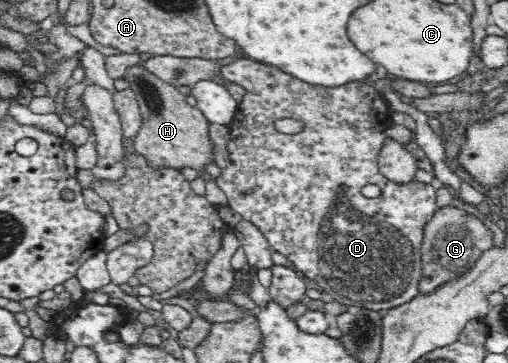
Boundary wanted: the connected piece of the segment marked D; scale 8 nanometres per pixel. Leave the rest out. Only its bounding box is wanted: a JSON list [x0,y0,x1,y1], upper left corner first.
[214,59,438,312]

